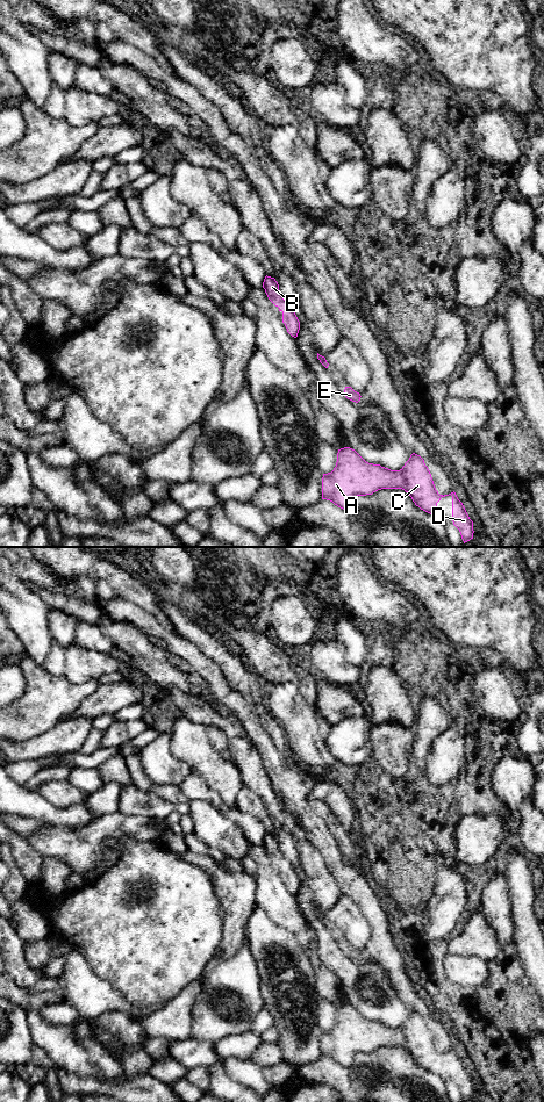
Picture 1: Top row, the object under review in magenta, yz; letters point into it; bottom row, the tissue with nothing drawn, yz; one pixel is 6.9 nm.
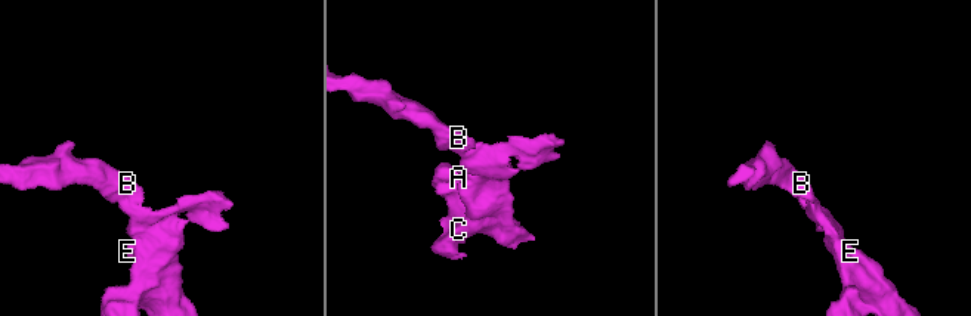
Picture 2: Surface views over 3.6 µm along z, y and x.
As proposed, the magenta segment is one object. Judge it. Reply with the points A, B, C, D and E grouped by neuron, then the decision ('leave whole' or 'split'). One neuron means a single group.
A B C D E | leave whole

